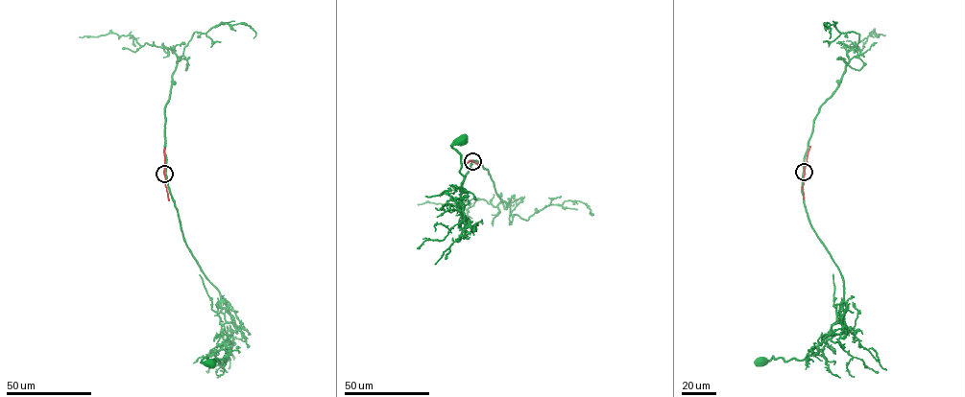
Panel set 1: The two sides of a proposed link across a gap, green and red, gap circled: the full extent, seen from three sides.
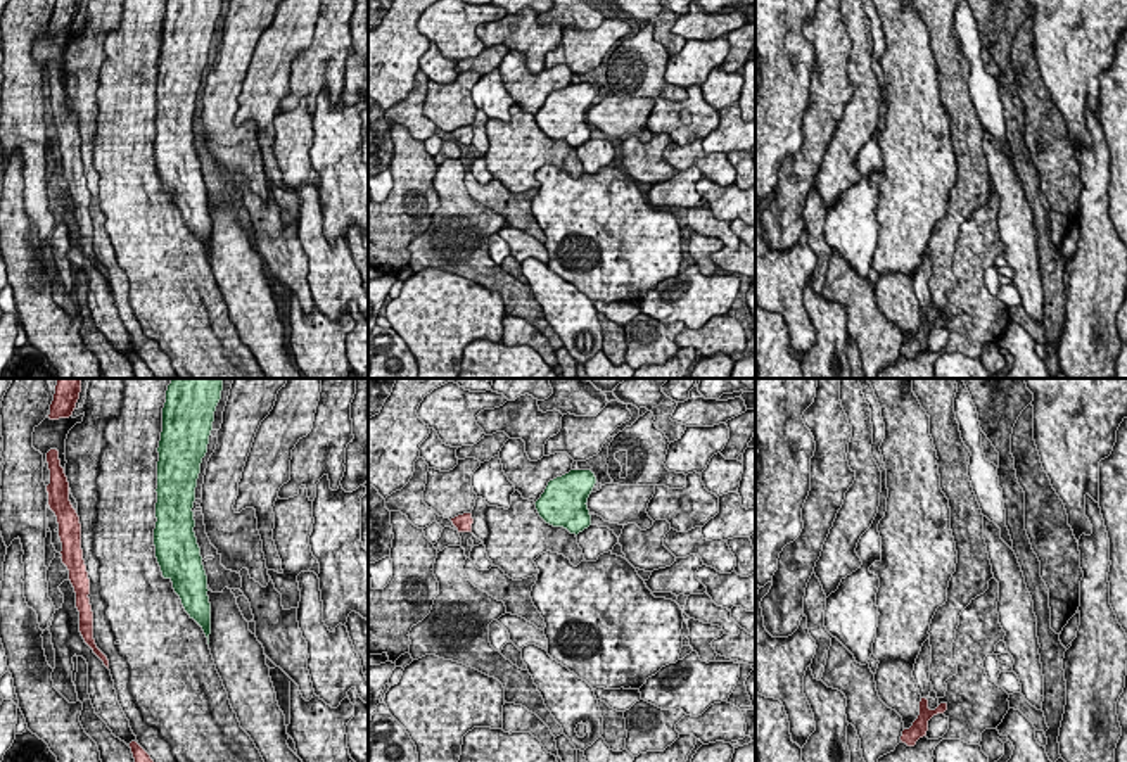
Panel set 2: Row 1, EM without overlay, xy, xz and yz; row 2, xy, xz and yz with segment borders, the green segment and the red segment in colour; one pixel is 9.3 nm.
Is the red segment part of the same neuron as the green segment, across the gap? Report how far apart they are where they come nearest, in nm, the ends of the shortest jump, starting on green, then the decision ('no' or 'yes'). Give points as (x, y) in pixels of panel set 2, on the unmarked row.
600 nm apart; from green across xz (534, 116), (472, 132); yes

